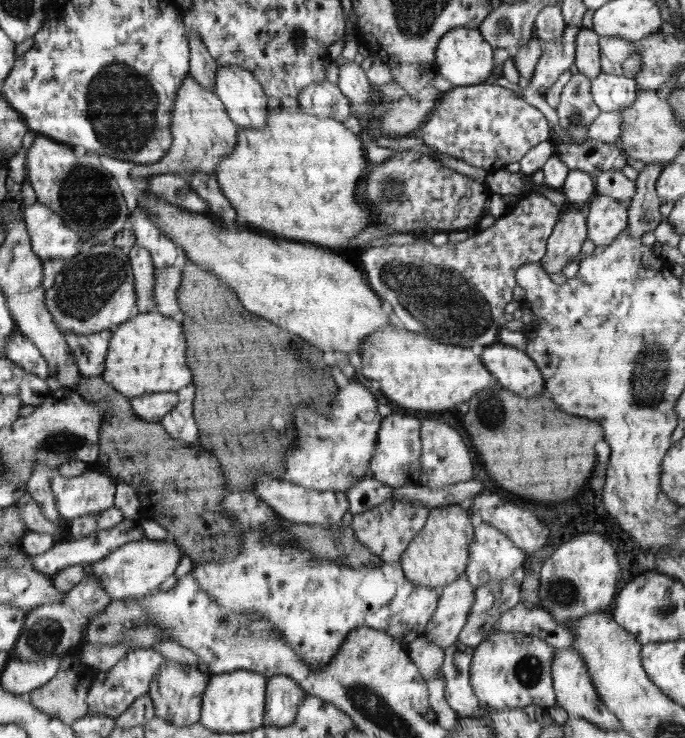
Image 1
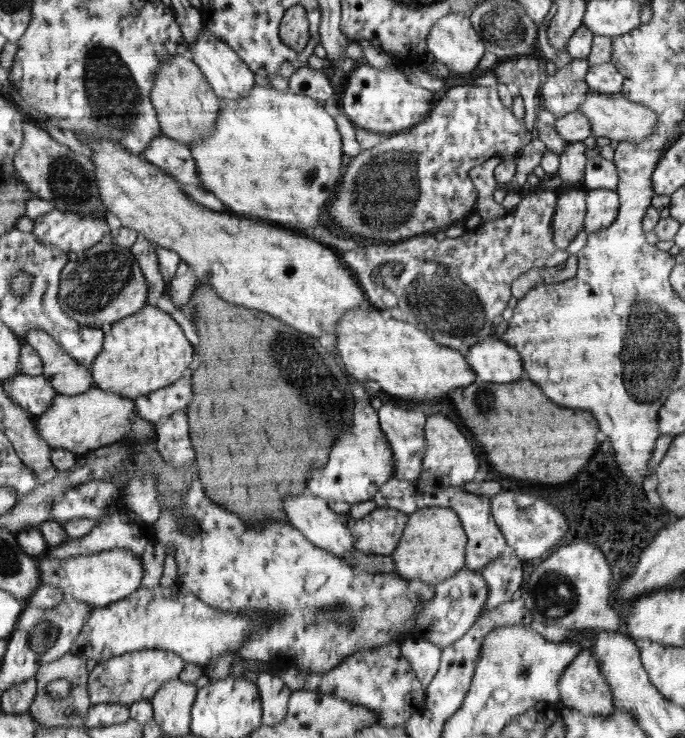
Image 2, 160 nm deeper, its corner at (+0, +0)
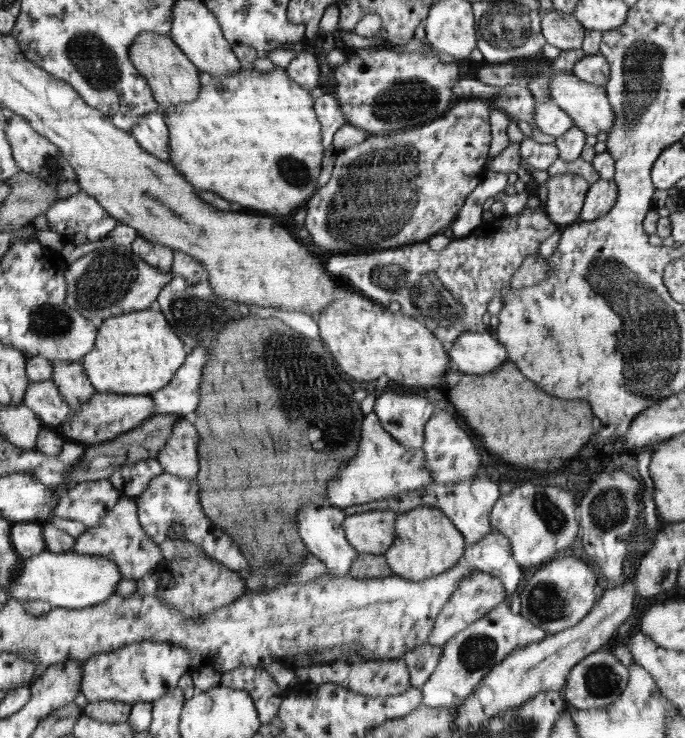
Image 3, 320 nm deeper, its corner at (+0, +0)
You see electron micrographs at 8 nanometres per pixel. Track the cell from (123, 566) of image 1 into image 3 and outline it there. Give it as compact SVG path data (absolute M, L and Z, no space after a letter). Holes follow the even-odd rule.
M43 551L40 555L23 559L19 574L4 587L9 598L17 601L42 600L52 607L83 609L102 603L116 594L116 585L123 578L119 569L120 566L106 556Z

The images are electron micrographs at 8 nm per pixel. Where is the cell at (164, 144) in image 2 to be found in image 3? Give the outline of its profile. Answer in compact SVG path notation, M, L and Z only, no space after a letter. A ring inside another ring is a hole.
M152 111L142 122L136 123L132 132L130 132L139 144L159 157L161 161L169 162L169 132L165 119L160 111Z

